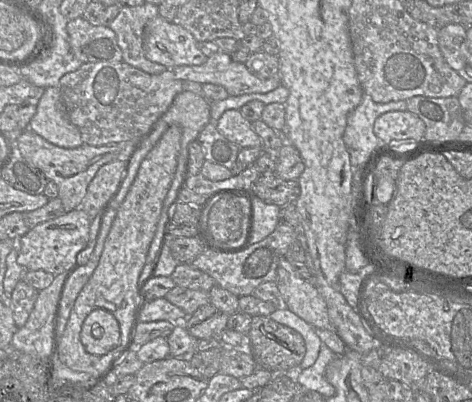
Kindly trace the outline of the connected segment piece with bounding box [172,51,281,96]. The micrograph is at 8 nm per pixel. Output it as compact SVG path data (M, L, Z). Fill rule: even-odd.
M222 51L207 57L202 65L181 65L173 68L172 71L180 80L223 86L229 96L268 93L281 84L280 72L274 77L259 79L249 72L244 63L233 61L230 54Z

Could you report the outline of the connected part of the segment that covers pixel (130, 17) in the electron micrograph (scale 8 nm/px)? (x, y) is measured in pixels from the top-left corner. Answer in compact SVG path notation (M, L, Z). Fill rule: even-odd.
M147 2L140 6L121 6L109 26L116 35L123 62L148 74L160 74L167 69L164 65L148 60L143 49L144 27L158 15L158 6Z

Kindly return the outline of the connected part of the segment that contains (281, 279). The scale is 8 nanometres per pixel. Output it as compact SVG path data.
M280 258L277 267L276 285L284 306L314 328L334 330L326 302L317 287L300 278L285 258Z

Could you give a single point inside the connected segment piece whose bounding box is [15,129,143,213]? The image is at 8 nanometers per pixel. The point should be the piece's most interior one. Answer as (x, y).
(72, 169)

